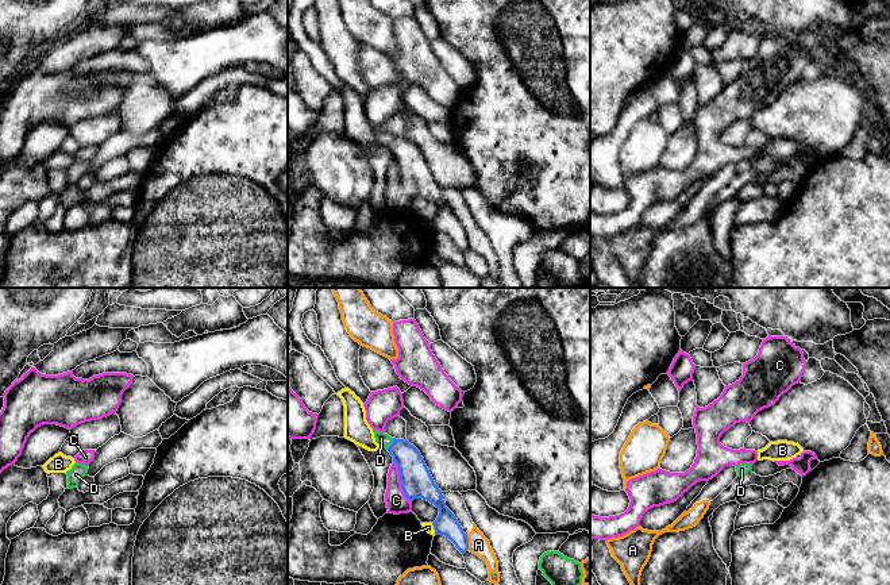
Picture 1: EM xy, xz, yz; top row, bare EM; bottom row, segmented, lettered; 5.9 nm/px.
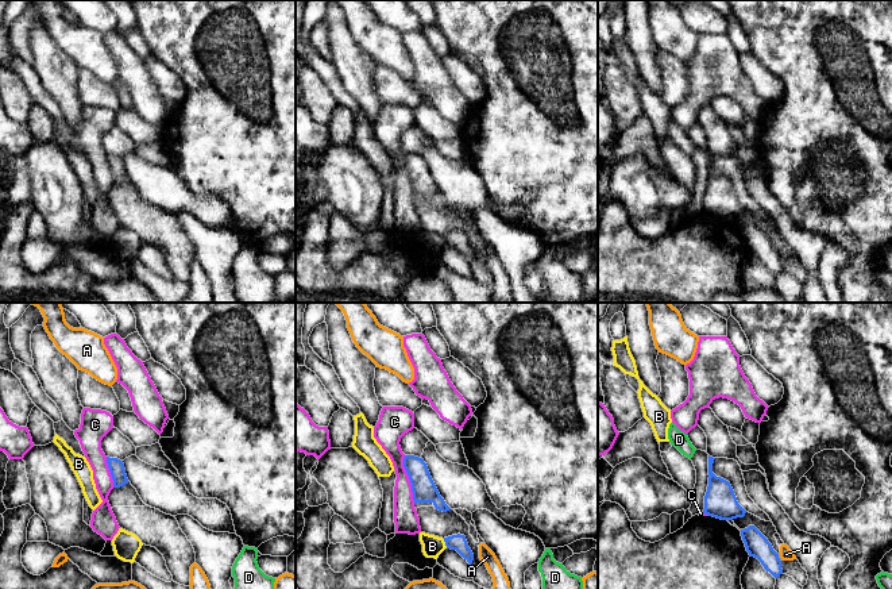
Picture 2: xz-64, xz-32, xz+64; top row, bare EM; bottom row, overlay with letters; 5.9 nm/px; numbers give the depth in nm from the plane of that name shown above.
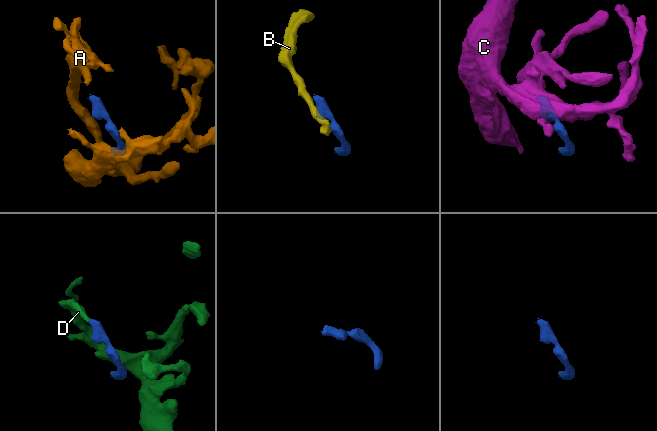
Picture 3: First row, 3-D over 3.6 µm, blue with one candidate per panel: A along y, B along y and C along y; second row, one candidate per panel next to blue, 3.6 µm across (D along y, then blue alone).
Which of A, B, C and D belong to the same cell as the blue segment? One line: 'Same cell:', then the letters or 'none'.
Same cell: D

